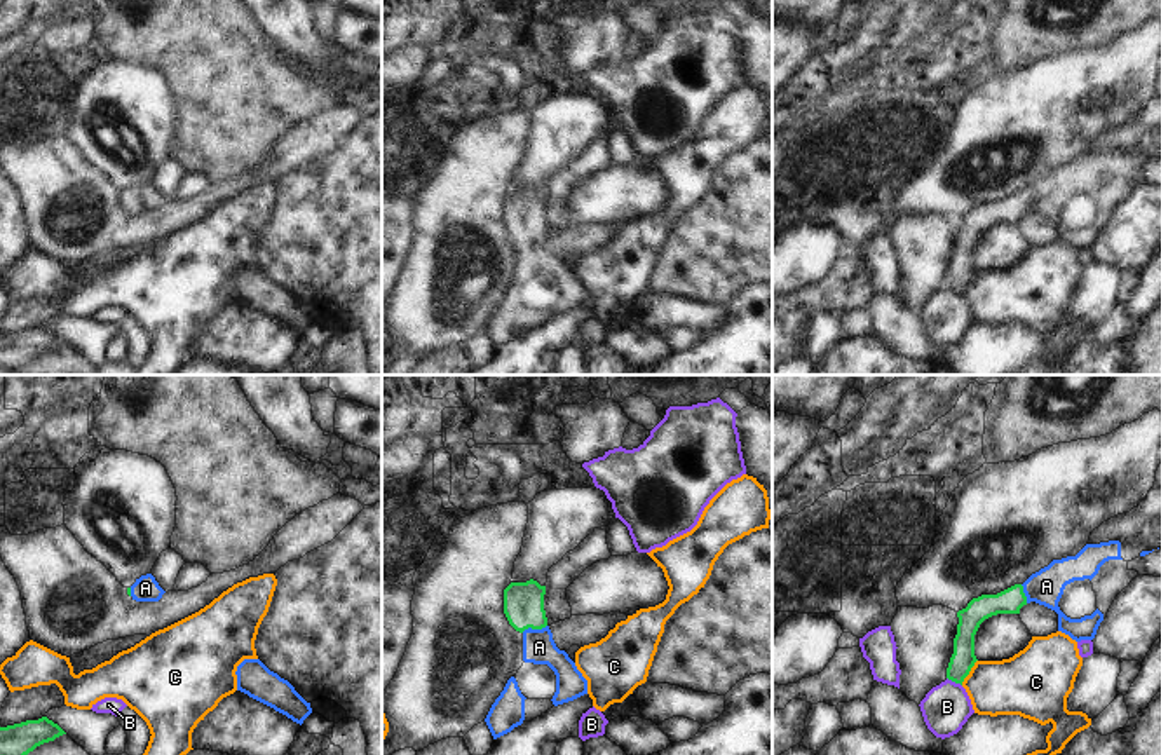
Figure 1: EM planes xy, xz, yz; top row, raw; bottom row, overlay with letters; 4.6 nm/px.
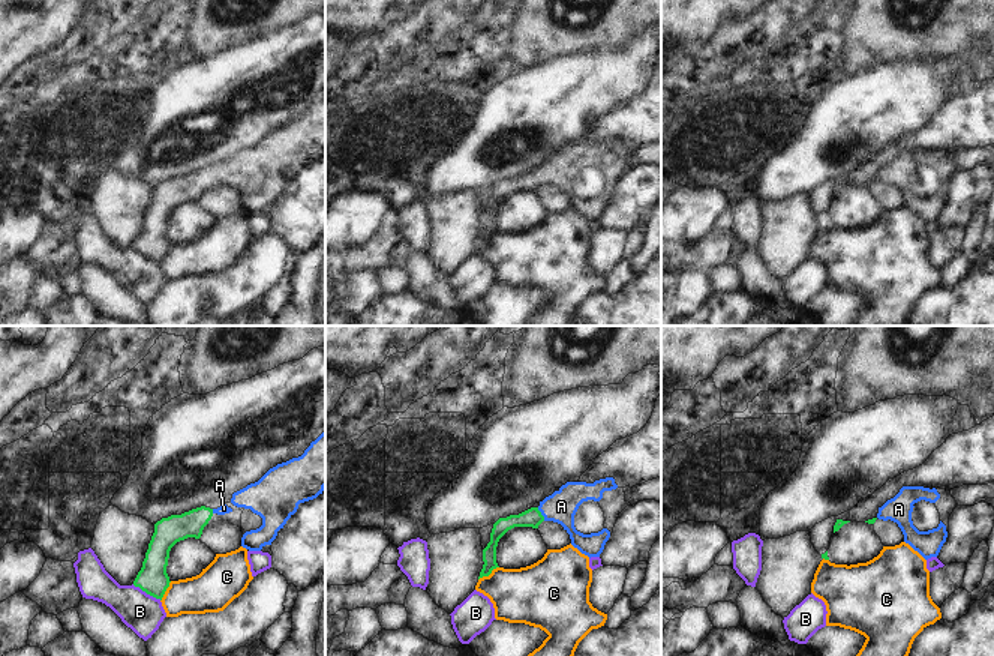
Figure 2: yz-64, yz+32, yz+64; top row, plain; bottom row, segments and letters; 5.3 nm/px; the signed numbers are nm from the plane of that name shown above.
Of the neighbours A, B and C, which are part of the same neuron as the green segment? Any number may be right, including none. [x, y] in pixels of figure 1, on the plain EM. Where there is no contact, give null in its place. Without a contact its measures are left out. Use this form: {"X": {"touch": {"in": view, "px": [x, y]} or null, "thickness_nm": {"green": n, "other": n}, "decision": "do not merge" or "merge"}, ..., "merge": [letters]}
{"A": {"touch": {"in": "xz", "px": [534, 238]}, "thickness_nm": {"green": 190, "other": 150}, "decision": "merge"}, "B": {"touch": {"in": "yz", "px": [954, 290]}, "thickness_nm": {"green": 110, "other": 220}, "decision": "do not merge"}, "C": {"touch": {"in": "yz", "px": [970, 279]}, "thickness_nm": {"green": 110, "other": 280}, "decision": "do not merge"}, "merge": ["A"]}

